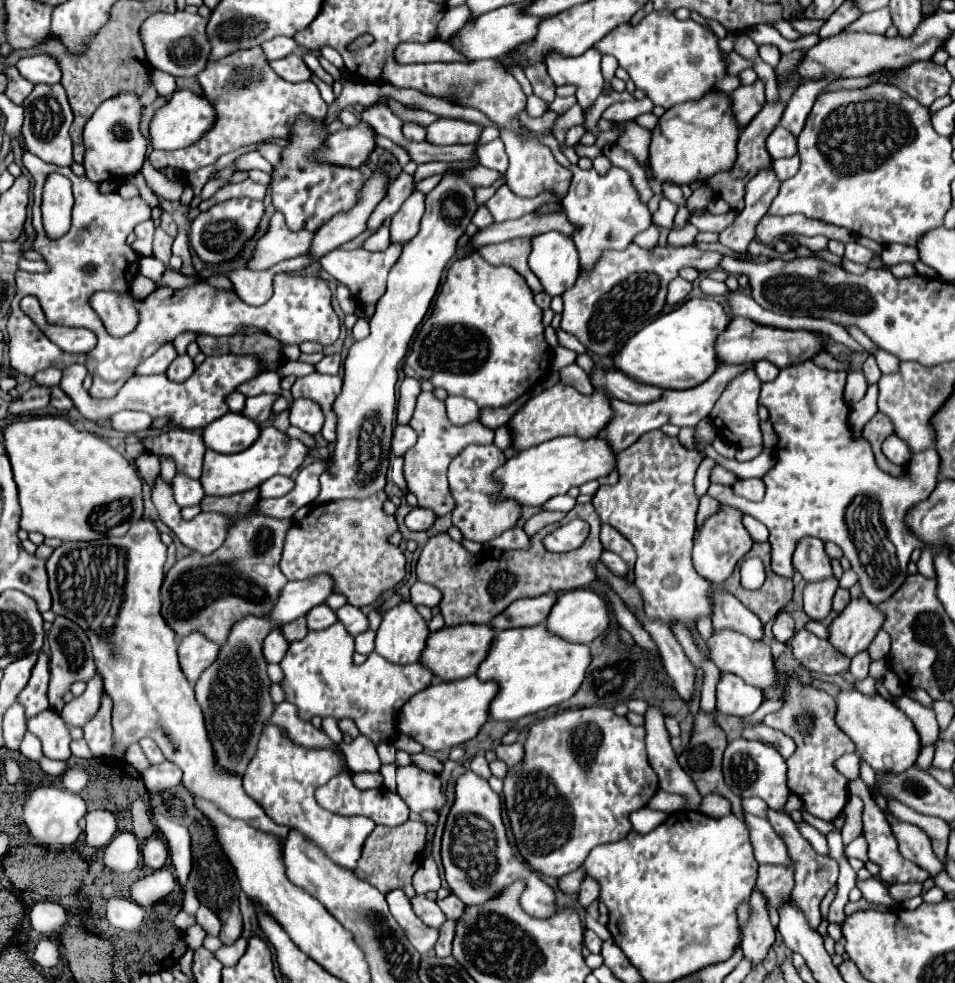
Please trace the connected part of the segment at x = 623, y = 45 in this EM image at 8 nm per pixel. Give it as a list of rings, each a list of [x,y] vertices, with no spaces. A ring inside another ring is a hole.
[[[668,10],[652,12],[636,26],[622,24],[622,26],[614,28],[600,42],[596,42],[594,48],[600,54],[616,56],[620,68],[624,68],[630,74],[630,78],[636,84],[636,88],[644,90],[648,94],[648,98],[656,106],[662,106],[664,110],[668,110],[668,108],[672,108],[672,106],[676,106],[680,102],[702,98],[706,92],[714,90],[714,82],[718,78],[726,76],[726,62],[722,58],[722,52],[718,48],[718,38],[714,36],[714,32],[704,28],[704,26],[700,26],[700,24],[696,24],[694,20],[678,20]]]

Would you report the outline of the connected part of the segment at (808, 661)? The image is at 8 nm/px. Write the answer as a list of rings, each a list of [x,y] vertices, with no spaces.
[[[800,630],[792,640],[794,656],[816,674],[844,674],[848,672],[850,658],[840,654],[828,640],[816,638],[808,630]]]

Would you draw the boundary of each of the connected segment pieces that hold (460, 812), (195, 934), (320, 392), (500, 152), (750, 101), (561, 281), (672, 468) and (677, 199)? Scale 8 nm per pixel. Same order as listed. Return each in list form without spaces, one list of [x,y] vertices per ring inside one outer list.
[[[472,770],[458,776],[454,786],[454,804],[448,812],[442,836],[442,864],[450,890],[464,904],[484,904],[500,894],[502,888],[516,880],[526,882],[526,892],[520,898],[522,908],[536,918],[550,918],[556,908],[554,890],[514,852],[508,844],[506,828],[502,824],[502,806],[498,794],[488,782]]]
[[[198,924],[186,930],[186,942],[188,942],[188,946],[190,946],[192,950],[194,950],[194,948],[198,948],[198,946],[202,946],[204,936],[206,936],[206,932],[204,932],[204,928],[200,928]]]
[[[310,374],[304,378],[298,378],[292,386],[294,398],[310,398],[322,406],[322,412],[326,416],[326,440],[336,442],[336,414],[332,412],[332,404],[336,396],[340,394],[340,376],[328,376],[328,374]]]
[[[496,138],[496,140],[492,140],[492,142],[484,144],[484,146],[478,144],[478,160],[480,160],[482,166],[504,174],[506,168],[508,168],[508,156],[504,152],[502,140]]]
[[[758,78],[754,84],[750,86],[740,86],[732,92],[732,110],[734,116],[738,120],[738,124],[744,128],[748,126],[748,122],[762,110],[764,106],[764,82]]]
[[[556,230],[534,236],[528,266],[550,296],[560,296],[574,286],[580,274],[574,240]]]
[[[652,430],[644,434],[636,444],[620,452],[618,484],[600,486],[600,490],[594,496],[594,508],[602,518],[602,522],[620,530],[620,534],[632,540],[636,548],[638,560],[634,564],[634,580],[636,580],[634,584],[644,596],[644,612],[650,618],[664,620],[666,624],[670,624],[672,620],[680,620],[688,630],[694,630],[698,616],[712,612],[712,606],[708,600],[708,592],[712,584],[696,574],[690,558],[692,538],[696,530],[696,510],[698,510],[698,498],[694,494],[694,476],[700,462],[702,458],[696,450],[684,448],[678,442],[678,438],[670,438],[660,430]]]
[[[664,184],[664,186],[662,186],[662,194],[664,194],[664,198],[668,198],[668,200],[674,202],[674,204],[684,204],[684,202],[686,202],[686,200],[682,198],[680,186],[676,186],[676,184]]]

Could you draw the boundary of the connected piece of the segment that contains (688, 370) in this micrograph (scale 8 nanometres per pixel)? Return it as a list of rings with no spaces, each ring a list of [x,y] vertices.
[[[692,298],[634,334],[614,356],[614,366],[626,376],[658,388],[694,388],[708,380],[720,366],[716,338],[728,328],[728,324],[730,318],[722,304],[712,298]]]

